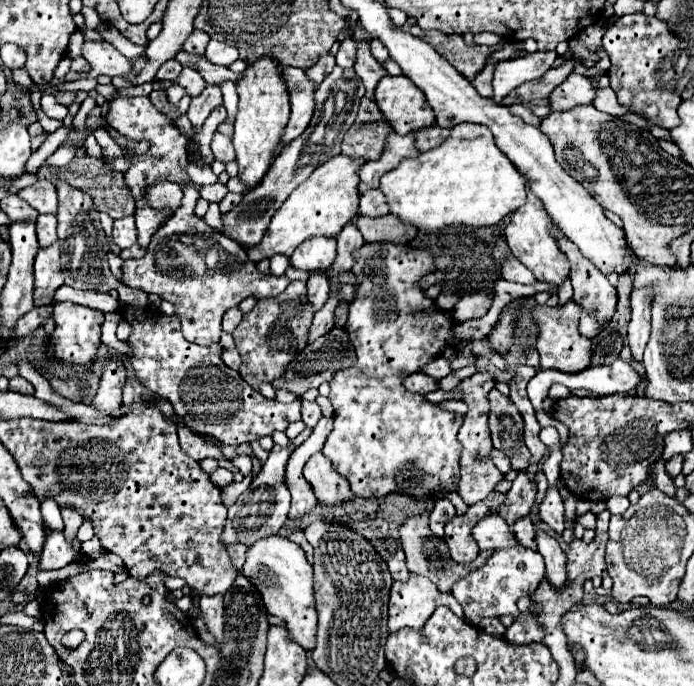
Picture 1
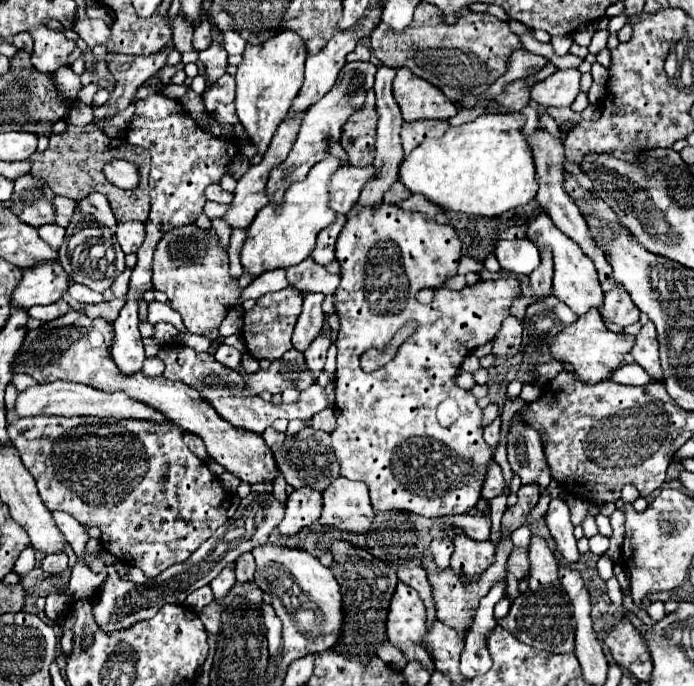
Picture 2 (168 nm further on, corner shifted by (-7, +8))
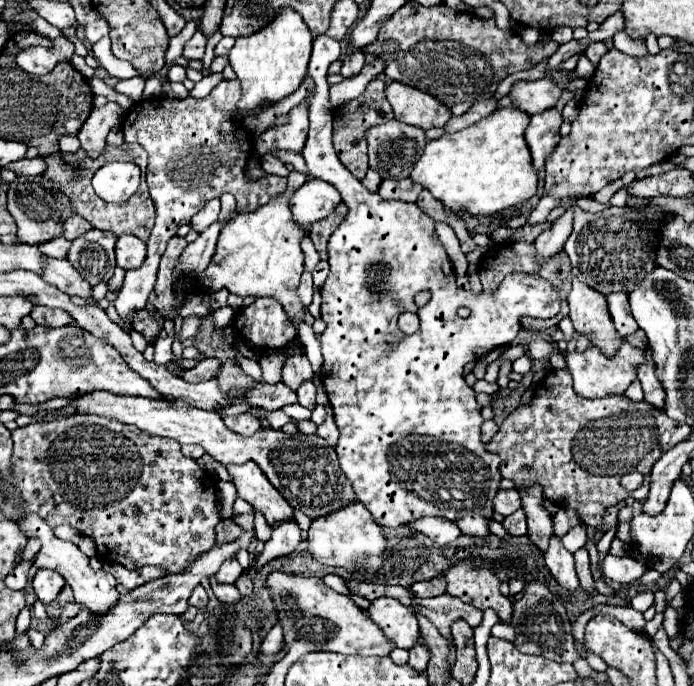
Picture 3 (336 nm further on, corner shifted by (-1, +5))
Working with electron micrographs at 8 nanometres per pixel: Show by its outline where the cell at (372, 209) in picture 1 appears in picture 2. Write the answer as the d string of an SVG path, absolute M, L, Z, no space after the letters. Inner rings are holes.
M397 181L393 187L389 187L389 191L385 193L385 197L383 197L383 203L401 203L403 199L407 199L407 197L411 197L413 193L401 183L401 181Z

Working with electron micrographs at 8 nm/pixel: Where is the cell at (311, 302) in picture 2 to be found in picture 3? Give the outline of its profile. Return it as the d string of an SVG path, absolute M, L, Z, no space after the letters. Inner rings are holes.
M297 344L293 348L293 354L287 356L287 362L283 364L283 382L297 390L301 382L315 378L315 372L311 370L311 364L305 356L305 352L301 352L301 344Z

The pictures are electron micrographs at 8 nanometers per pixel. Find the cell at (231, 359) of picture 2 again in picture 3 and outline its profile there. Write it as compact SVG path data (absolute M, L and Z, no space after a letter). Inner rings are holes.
M205 358L205 360L201 360L195 368L187 370L187 372L183 374L183 380L187 380L187 382L203 382L203 380L215 378L217 374L219 374L219 360L215 360L215 358Z

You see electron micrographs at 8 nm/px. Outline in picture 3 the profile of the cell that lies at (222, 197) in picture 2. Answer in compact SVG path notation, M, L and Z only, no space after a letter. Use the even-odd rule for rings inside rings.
M213 198L213 200L205 202L205 206L191 218L191 226L193 226L193 230L201 232L209 224L213 224L217 218L219 218L219 198Z

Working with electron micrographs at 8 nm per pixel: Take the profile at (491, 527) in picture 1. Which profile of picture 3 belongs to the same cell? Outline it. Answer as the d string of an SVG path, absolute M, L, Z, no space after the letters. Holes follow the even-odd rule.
M419 518L419 520L413 520L409 526L421 534L433 538L441 546L451 544L453 540L457 540L461 536L459 526L453 520L443 520L443 518Z

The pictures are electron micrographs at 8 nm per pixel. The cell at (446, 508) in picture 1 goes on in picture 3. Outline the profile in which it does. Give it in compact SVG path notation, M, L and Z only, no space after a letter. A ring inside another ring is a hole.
M437 574L435 578L431 580L423 580L423 582L415 582L411 586L413 594L419 596L419 598L431 598L431 596L439 596L439 594L445 594L445 576L443 574Z

